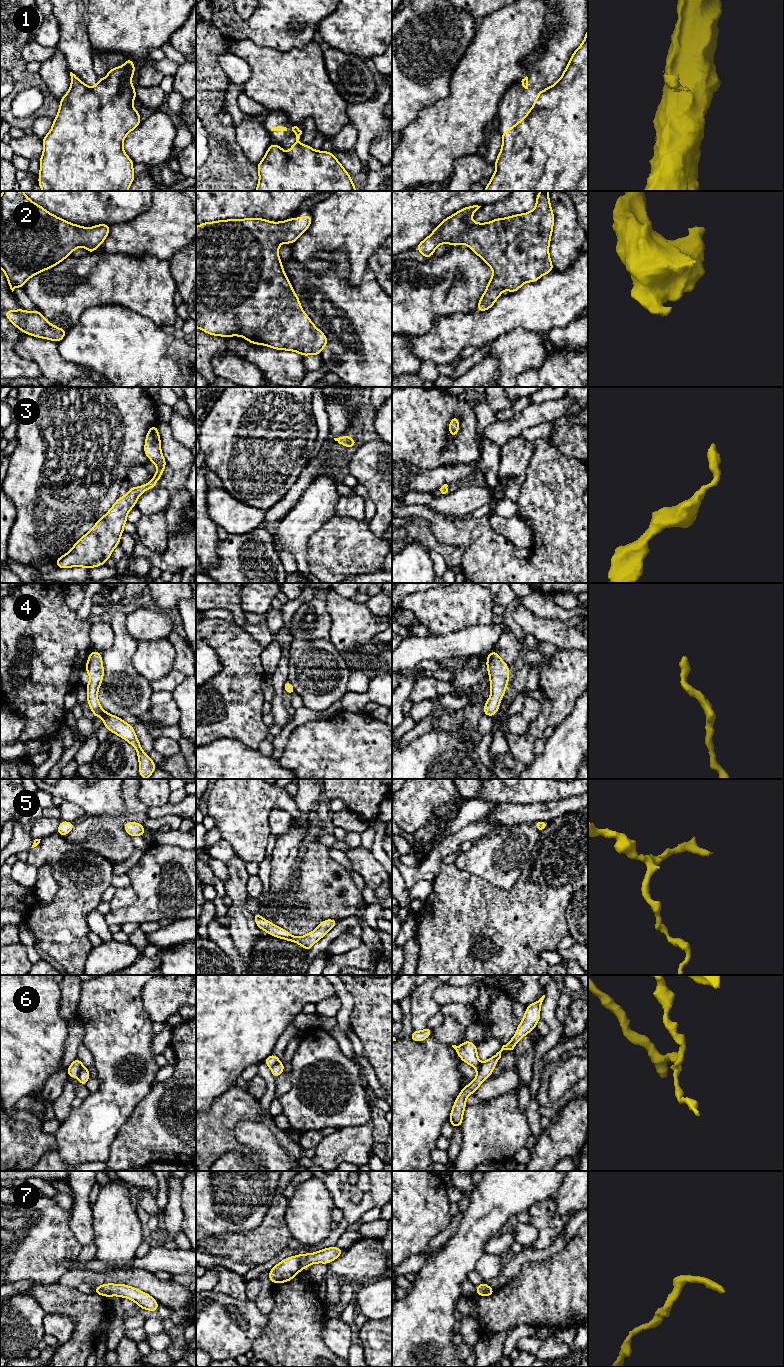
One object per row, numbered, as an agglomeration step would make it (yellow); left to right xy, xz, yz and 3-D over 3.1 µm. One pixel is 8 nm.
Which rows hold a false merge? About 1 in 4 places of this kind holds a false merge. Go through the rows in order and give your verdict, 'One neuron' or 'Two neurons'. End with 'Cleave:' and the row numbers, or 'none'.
1: One neuron
2: One neuron
3: One neuron
4: One neuron
5: One neuron
6: Two neurons
7: One neuron
Cleave: 6

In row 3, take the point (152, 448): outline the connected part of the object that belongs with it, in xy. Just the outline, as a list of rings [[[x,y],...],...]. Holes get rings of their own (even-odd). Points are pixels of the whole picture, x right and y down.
[[[156,424],[148,430],[144,453],[157,466],[157,471],[152,480],[143,486],[131,487],[125,496],[119,497],[110,510],[74,544],[71,550],[54,560],[56,566],[60,569],[70,567],[90,569],[106,564],[113,549],[120,544],[120,537],[124,532],[129,511],[136,506],[141,494],[146,490],[155,488],[167,466],[161,452],[160,435]]]

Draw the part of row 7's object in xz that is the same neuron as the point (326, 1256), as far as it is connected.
[[[332,1246],[315,1253],[290,1256],[269,1271],[268,1279],[274,1284],[285,1283],[292,1280],[302,1269],[315,1263],[329,1264],[342,1253],[343,1249]]]

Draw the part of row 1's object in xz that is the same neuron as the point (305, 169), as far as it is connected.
[[[293,124],[289,131],[294,131],[296,142],[291,146],[290,152],[285,152],[277,144],[271,143],[263,159],[257,165],[259,173],[259,183],[255,191],[356,191],[349,173],[340,164],[338,159],[332,152],[315,151],[309,145],[299,143],[302,131],[299,129],[299,124]]]

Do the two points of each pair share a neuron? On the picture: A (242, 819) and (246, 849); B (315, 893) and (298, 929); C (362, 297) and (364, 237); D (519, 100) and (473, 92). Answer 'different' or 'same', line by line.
A: same
B: same
C: different
D: different

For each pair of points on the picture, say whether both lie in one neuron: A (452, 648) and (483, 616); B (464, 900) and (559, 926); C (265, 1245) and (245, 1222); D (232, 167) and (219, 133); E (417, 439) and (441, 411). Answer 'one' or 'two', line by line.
A: two
B: one
C: two
D: one
E: one

